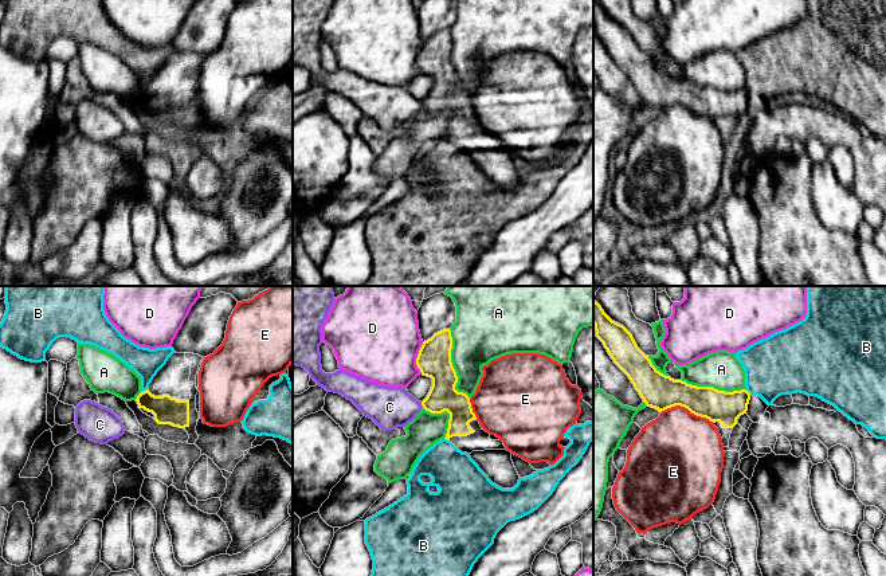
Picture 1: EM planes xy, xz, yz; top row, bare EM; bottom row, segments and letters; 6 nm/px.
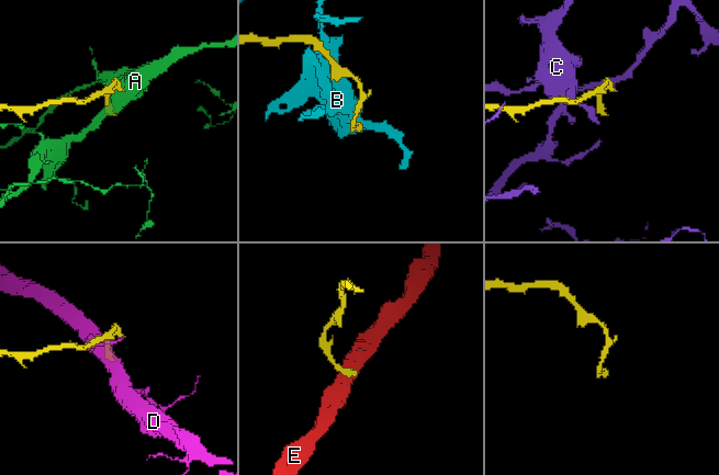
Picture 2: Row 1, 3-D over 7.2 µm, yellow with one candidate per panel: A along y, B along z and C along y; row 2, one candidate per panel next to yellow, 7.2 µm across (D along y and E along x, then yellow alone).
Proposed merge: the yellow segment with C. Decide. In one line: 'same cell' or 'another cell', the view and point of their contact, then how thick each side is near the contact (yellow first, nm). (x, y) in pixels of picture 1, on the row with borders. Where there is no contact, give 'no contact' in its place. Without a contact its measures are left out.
another cell | xz (422, 404) | 170/260 nm

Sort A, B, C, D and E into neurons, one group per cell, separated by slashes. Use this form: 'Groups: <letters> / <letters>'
Groups: A / B / C / D / E

